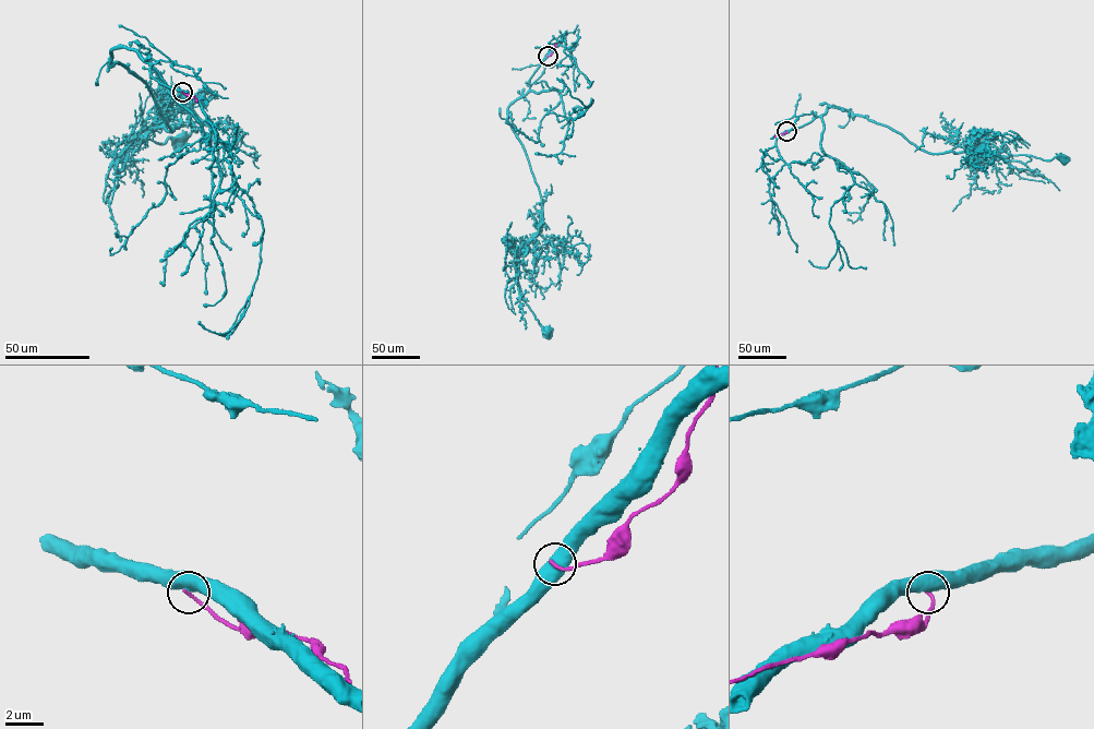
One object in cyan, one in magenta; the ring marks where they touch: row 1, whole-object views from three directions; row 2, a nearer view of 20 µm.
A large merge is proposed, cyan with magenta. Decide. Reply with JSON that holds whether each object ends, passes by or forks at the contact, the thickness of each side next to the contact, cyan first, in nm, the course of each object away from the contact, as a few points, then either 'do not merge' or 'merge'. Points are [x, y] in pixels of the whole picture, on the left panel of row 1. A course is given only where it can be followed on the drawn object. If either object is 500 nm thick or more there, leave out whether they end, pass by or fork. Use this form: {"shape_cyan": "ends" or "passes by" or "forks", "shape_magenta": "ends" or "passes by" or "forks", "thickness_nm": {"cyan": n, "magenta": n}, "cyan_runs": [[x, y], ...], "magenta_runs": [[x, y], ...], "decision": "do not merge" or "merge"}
{"thickness_nm": {"cyan": 550, "magenta": 180}, "cyan_runs": [[181, 92], [156, 80], [135, 51], [111, 51], [172, 128], [125, 136], [180, 139]], "magenta_runs": [[181, 92], [196, 102]], "decision": "do not merge"}

